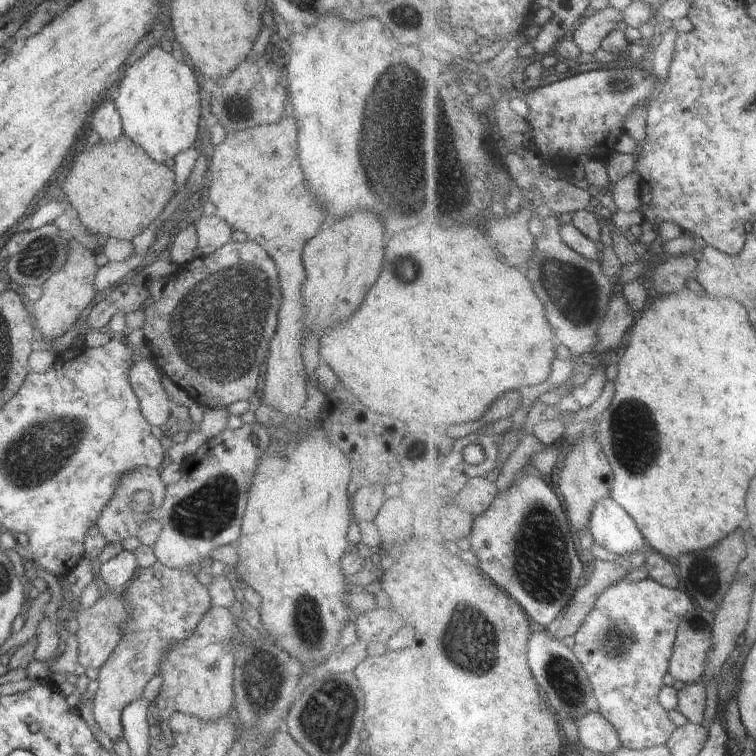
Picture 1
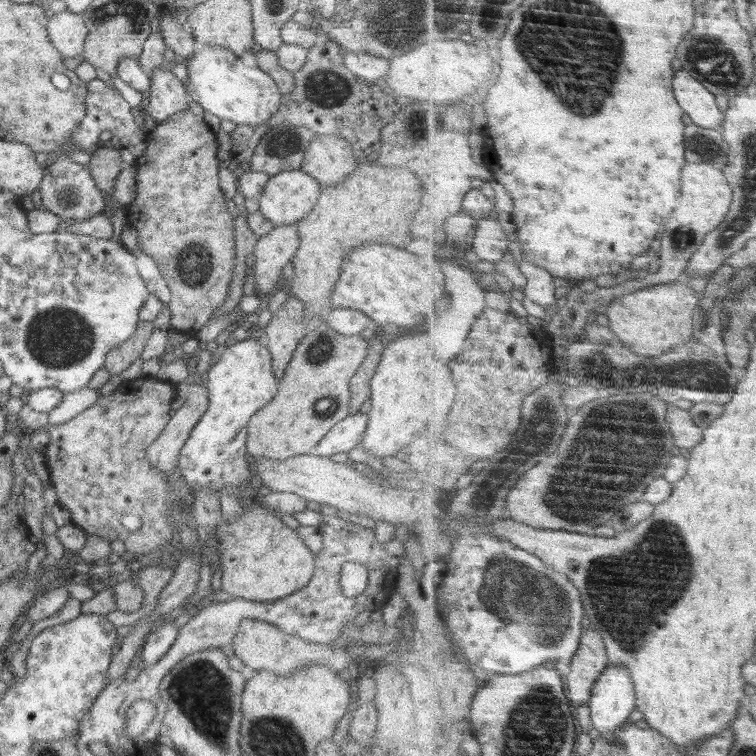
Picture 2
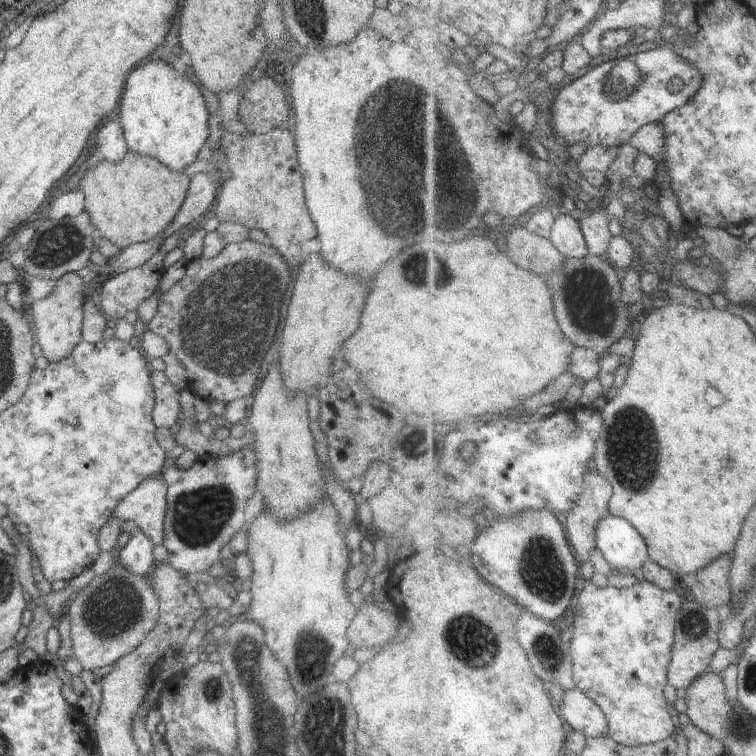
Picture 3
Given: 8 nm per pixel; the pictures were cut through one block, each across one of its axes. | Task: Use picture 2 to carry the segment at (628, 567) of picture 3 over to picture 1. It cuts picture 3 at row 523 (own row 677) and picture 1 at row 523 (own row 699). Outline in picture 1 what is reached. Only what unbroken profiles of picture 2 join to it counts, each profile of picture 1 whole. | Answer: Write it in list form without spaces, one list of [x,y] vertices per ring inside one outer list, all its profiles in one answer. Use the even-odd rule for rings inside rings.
[[[613,495],[596,506],[589,528],[595,542],[612,554],[639,553],[646,546],[636,519]]]

